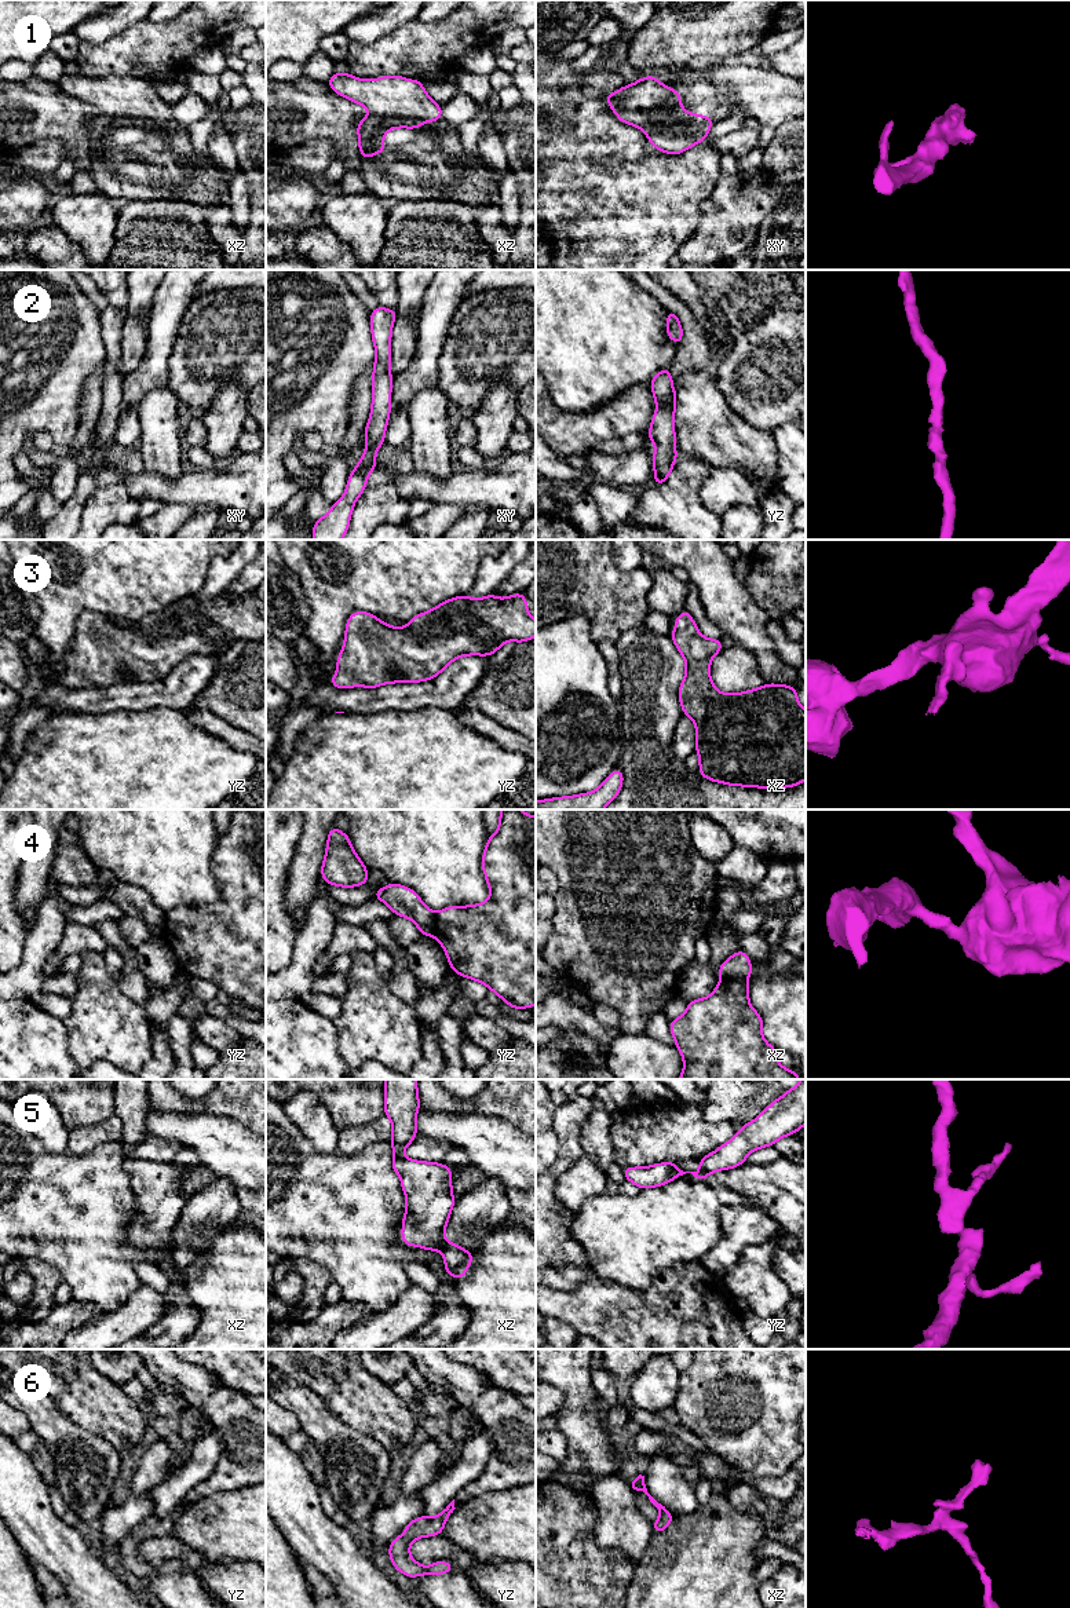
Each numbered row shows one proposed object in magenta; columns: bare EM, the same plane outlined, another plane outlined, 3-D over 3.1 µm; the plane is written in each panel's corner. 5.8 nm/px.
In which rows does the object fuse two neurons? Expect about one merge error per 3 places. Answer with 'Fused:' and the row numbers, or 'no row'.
Fused: 4, 5

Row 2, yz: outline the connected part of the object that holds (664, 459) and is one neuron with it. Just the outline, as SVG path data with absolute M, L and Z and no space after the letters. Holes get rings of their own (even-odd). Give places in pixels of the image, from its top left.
M671 366L660 370L651 379L650 387L658 408L649 428L649 442L657 446L655 453L651 456L654 464L653 485L662 485L667 482L679 456L675 450L676 391L672 384Z

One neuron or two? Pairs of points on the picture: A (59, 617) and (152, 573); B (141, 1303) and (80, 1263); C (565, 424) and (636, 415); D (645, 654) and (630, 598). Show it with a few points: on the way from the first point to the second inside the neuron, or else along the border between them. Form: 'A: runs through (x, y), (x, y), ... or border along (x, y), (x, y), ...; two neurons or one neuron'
A: runs through (83, 594), (103, 573), (128, 573); one neuron
B: border along (143, 1286), (117, 1308), (102, 1312); two neurons
C: runs through (583, 424), (601, 424), (609, 419), (619, 419); one neuron
D: border along (643, 625), (628, 628), (614, 642); two neurons

